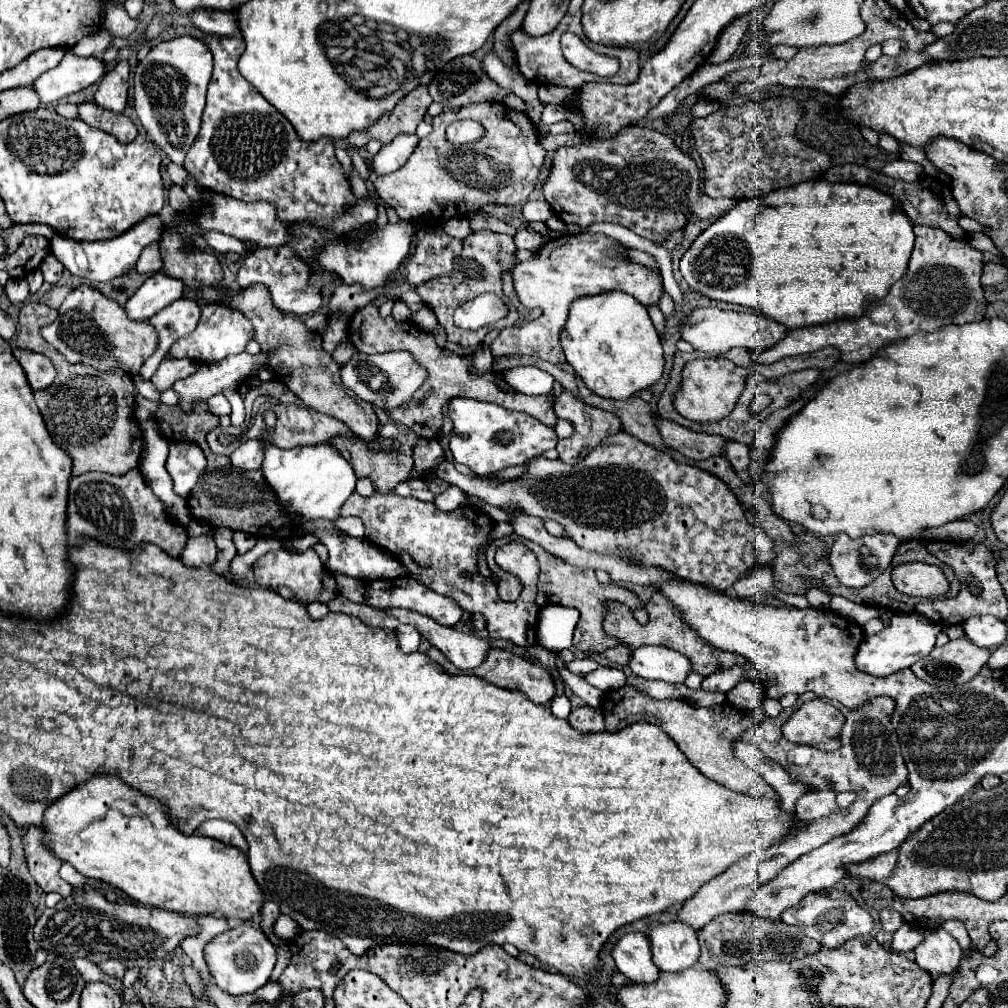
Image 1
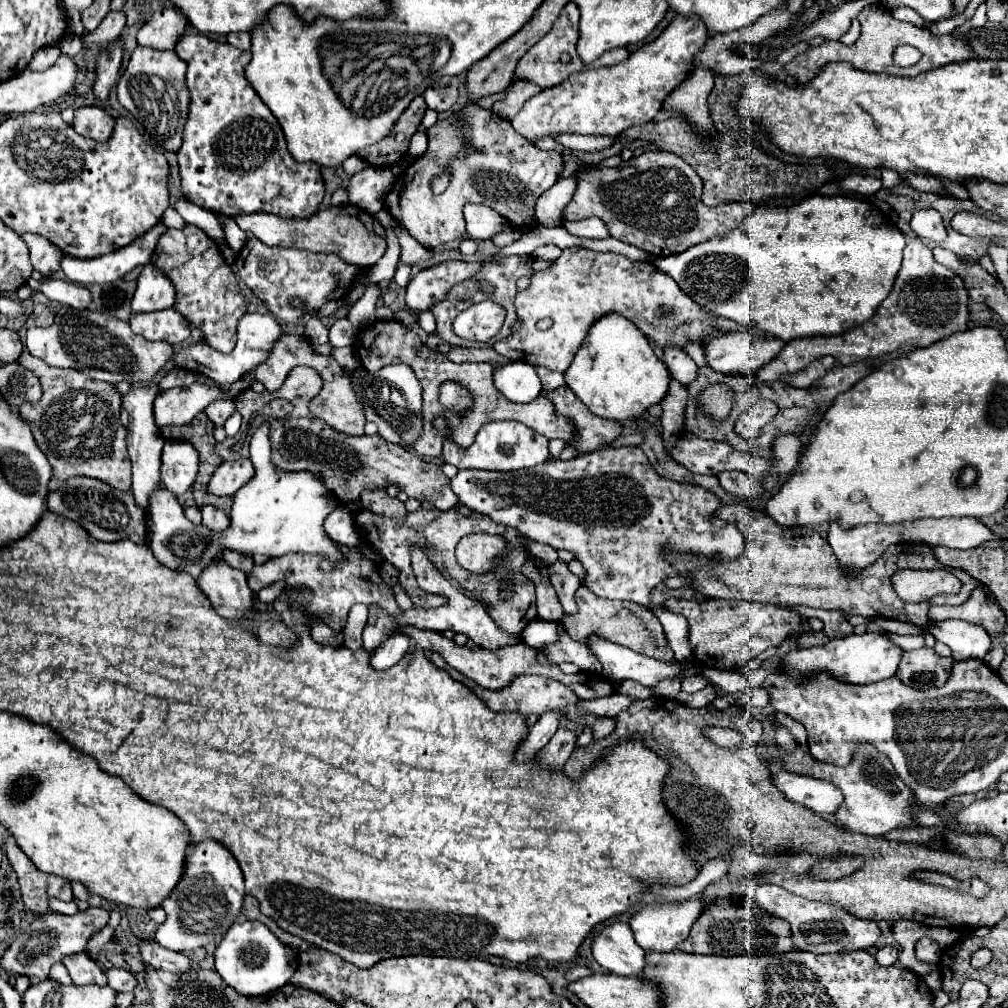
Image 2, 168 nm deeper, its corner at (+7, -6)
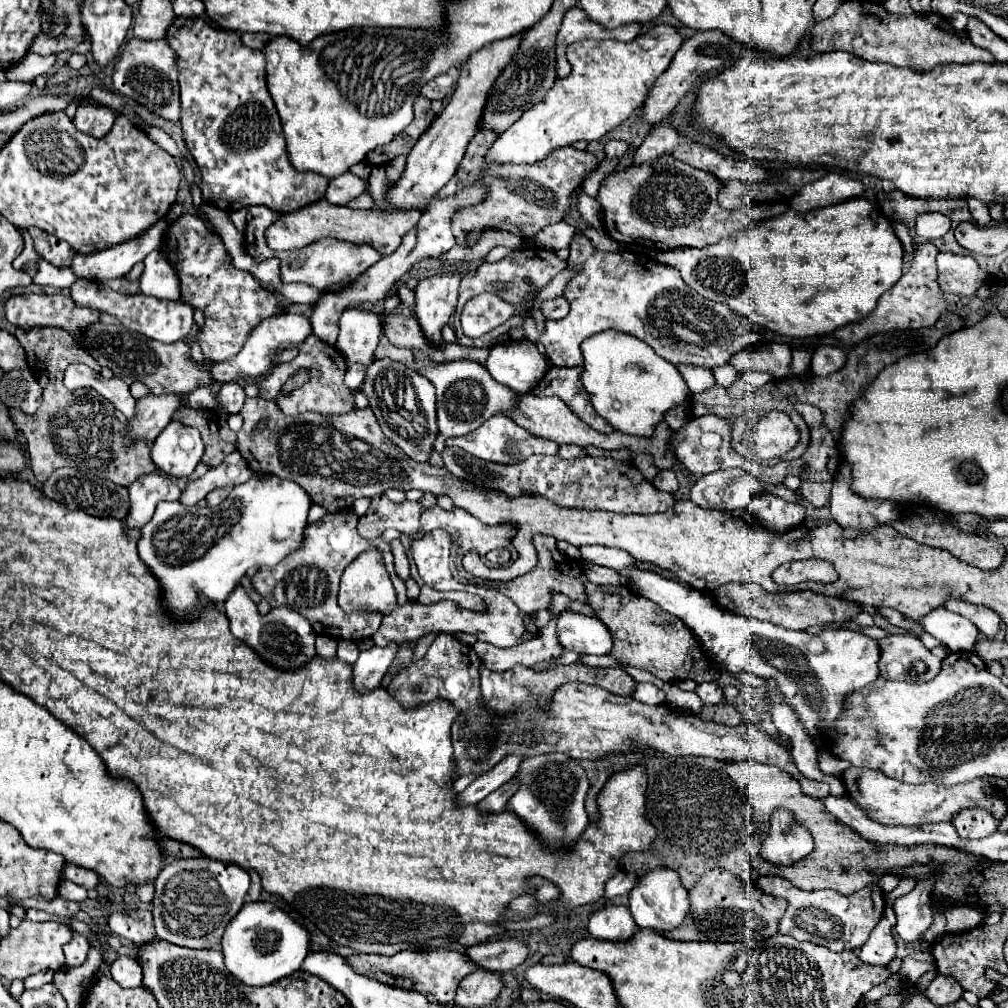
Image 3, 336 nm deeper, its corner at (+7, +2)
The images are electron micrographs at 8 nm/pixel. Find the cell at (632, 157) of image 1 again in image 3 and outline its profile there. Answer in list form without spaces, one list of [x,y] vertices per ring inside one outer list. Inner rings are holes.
[[[664,154],[654,162],[612,172],[602,182],[596,200],[602,204],[608,236],[622,244],[640,244],[656,250],[674,250],[682,246],[706,248],[788,210],[786,204],[774,202],[752,206],[744,212],[726,212],[718,206],[720,188],[722,182],[714,174],[692,168],[674,156]]]

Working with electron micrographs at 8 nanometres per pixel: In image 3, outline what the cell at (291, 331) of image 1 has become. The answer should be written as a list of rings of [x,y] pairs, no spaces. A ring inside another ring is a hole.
[[[312,334],[306,338],[304,346],[300,346],[300,352],[292,362],[276,366],[276,370],[272,370],[272,374],[264,382],[258,384],[260,398],[274,400],[286,416],[298,416],[302,412],[318,412],[324,416],[344,414],[344,412],[356,408],[352,402],[352,390],[348,390],[344,386],[344,372],[346,372],[346,362],[344,362],[344,358],[340,358],[340,352],[334,346],[322,342],[318,336]],[[298,370],[308,370],[308,374],[310,374],[308,382],[304,386],[300,386],[298,390],[292,390],[290,394],[282,394],[286,376],[292,376]]]

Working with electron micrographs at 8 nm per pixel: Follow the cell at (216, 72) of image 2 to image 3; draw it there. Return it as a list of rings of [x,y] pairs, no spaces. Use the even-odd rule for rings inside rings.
[[[174,18],[172,26],[168,28],[166,40],[178,58],[182,136],[202,172],[202,182],[208,186],[200,188],[204,202],[224,212],[262,204],[270,210],[286,214],[324,198],[328,178],[320,178],[320,174],[298,172],[288,162],[280,116],[266,88],[264,52],[244,46],[238,32],[216,28],[204,18]]]

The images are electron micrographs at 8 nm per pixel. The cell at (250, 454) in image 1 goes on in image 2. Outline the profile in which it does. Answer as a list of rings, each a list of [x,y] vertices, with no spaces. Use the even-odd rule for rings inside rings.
[[[248,458],[236,462],[222,462],[212,474],[208,490],[216,496],[236,494],[252,478],[252,462]]]

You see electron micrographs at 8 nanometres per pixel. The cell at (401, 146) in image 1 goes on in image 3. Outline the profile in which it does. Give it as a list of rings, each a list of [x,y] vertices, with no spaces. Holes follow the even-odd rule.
[[[342,174],[340,178],[330,180],[324,198],[334,206],[346,206],[350,200],[366,192],[366,182],[354,174]]]

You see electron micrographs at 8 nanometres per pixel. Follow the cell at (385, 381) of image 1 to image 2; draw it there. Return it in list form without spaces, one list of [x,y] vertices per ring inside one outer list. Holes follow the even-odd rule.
[[[388,364],[376,372],[360,370],[358,374],[352,374],[350,380],[352,380],[352,388],[354,388],[358,402],[364,406],[366,420],[378,426],[378,434],[384,440],[396,442],[398,446],[410,446],[414,438],[420,436],[422,384],[408,364]]]

